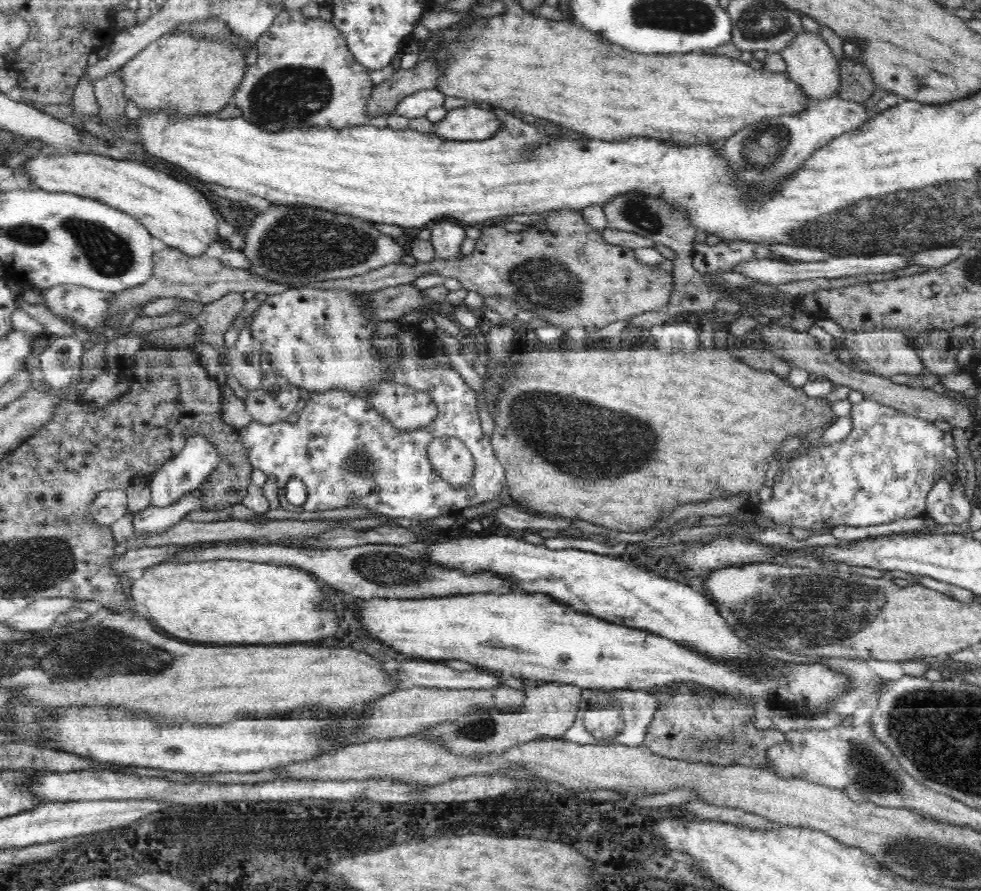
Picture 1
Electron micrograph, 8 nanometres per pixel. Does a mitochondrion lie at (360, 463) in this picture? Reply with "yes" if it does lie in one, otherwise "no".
yes

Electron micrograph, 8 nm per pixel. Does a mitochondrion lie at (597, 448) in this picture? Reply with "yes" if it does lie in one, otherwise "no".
yes

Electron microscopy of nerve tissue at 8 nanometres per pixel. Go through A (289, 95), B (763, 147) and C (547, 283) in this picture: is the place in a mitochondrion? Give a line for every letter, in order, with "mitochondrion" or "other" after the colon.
A: mitochondrion
B: mitochondrion
C: mitochondrion

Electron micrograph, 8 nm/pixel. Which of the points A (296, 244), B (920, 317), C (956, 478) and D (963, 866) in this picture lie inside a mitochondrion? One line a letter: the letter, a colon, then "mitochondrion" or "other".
A: mitochondrion
B: other
C: other
D: mitochondrion

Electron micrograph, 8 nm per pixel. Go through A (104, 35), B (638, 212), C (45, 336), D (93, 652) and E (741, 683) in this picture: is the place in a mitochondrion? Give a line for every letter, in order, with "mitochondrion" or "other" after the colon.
A: other
B: mitochondrion
C: other
D: mitochondrion
E: other

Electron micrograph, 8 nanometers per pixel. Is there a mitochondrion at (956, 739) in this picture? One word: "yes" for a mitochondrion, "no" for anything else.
yes

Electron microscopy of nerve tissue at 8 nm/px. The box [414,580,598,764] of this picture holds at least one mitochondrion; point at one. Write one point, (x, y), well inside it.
(483, 727)

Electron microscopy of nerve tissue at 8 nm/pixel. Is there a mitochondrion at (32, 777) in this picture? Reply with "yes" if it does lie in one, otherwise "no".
no

